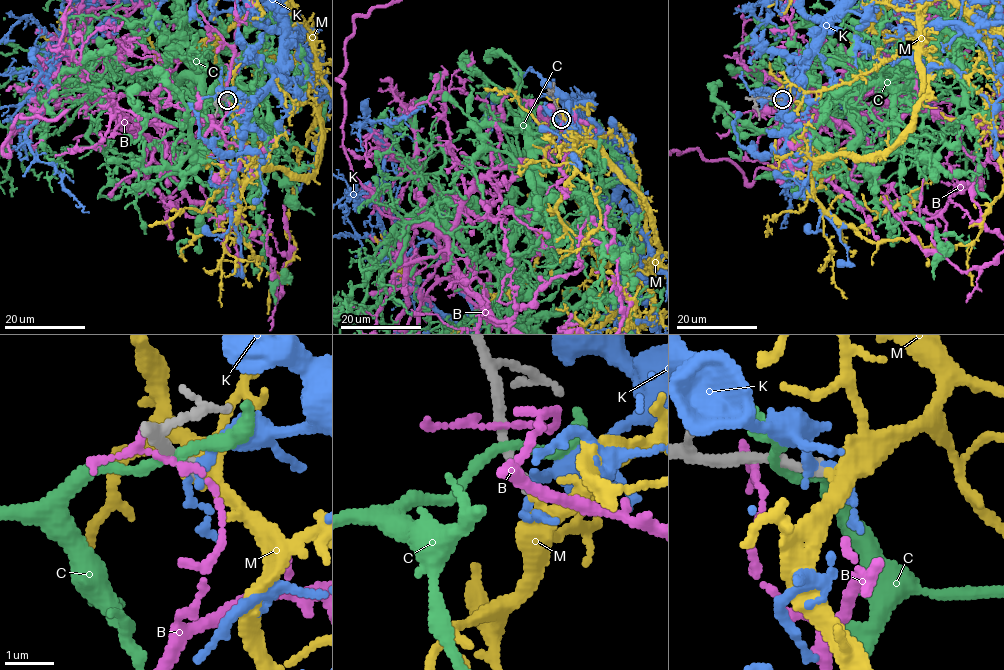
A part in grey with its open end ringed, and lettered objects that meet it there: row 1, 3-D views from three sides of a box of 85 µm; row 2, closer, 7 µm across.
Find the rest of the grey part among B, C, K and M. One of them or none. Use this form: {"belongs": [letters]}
{"belongs": ["M"]}

